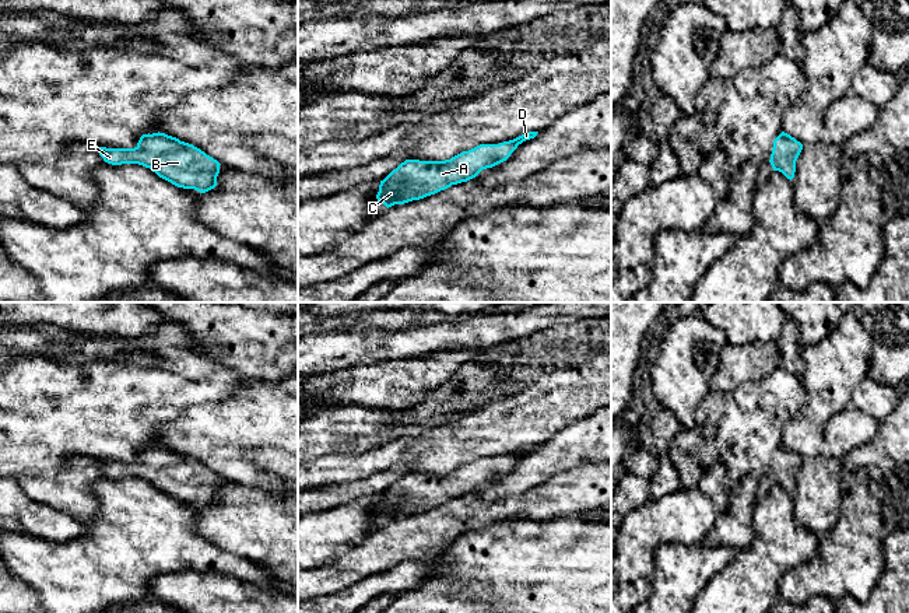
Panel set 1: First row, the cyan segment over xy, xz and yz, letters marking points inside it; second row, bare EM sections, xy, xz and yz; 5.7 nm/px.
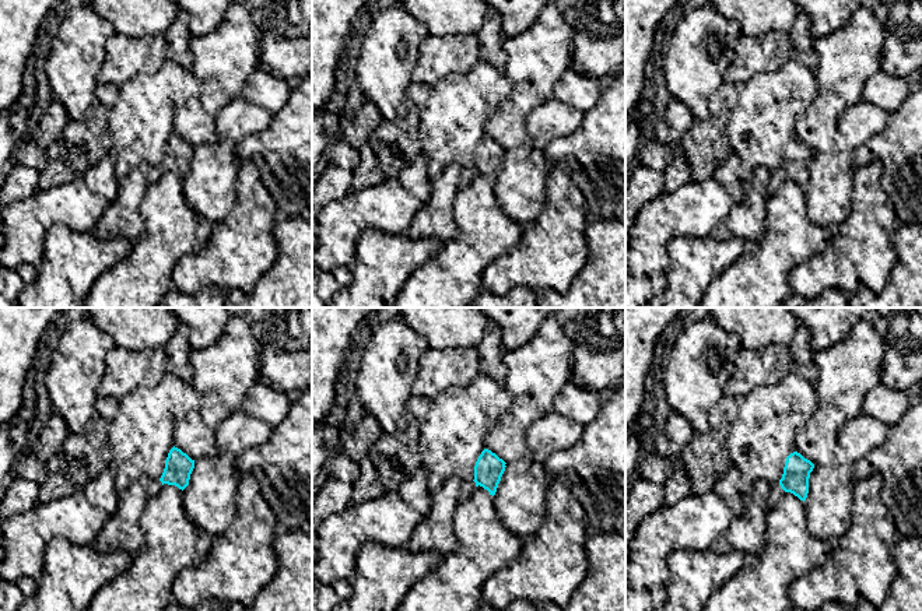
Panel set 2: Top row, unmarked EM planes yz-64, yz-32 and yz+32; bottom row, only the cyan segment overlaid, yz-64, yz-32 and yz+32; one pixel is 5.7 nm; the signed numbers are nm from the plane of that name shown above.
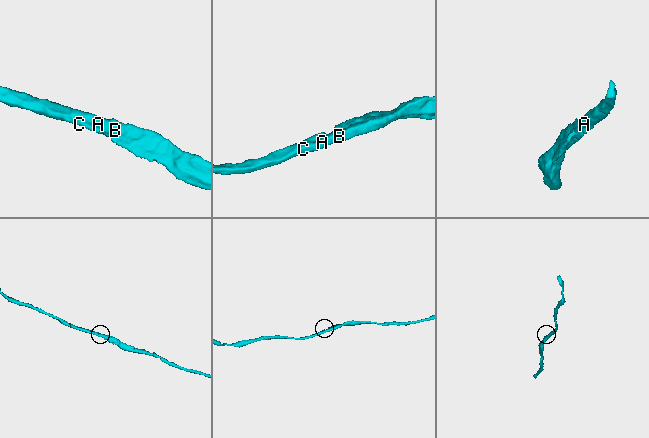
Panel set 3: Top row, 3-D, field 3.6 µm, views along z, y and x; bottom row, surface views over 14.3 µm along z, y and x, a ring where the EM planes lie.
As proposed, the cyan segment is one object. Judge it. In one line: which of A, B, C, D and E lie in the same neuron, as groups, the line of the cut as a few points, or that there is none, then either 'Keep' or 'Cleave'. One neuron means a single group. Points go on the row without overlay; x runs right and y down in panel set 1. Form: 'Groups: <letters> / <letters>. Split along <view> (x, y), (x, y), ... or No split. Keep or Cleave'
Groups: A B C D E. No split. Keep

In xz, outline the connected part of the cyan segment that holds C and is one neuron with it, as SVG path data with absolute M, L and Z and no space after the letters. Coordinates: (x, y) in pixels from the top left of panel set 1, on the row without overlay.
M529 445L499 458L480 458L445 474L406 473L380 494L376 512L389 522L467 495L482 483L506 474L519 458L534 452L537 446Z

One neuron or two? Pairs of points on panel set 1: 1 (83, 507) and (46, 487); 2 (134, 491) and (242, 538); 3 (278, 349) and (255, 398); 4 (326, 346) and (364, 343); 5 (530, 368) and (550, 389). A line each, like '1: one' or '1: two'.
1: one
2: two
3: two
4: one
5: two

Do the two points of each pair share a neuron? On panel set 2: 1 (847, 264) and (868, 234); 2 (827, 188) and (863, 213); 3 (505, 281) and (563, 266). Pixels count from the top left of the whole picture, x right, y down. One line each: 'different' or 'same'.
1: same
2: different
3: same

